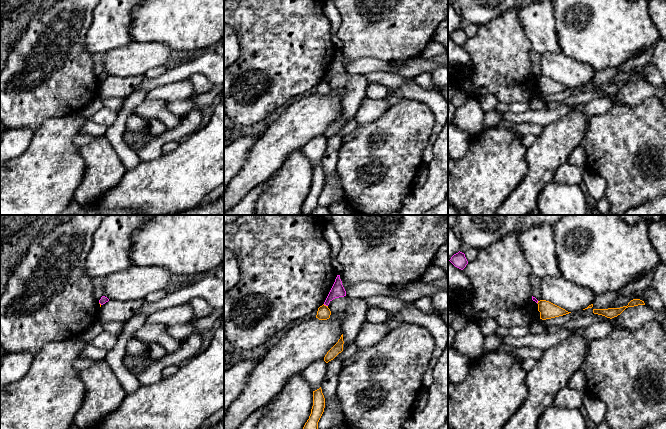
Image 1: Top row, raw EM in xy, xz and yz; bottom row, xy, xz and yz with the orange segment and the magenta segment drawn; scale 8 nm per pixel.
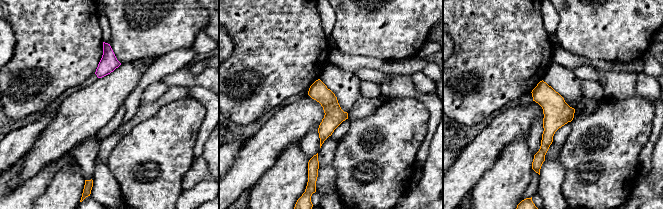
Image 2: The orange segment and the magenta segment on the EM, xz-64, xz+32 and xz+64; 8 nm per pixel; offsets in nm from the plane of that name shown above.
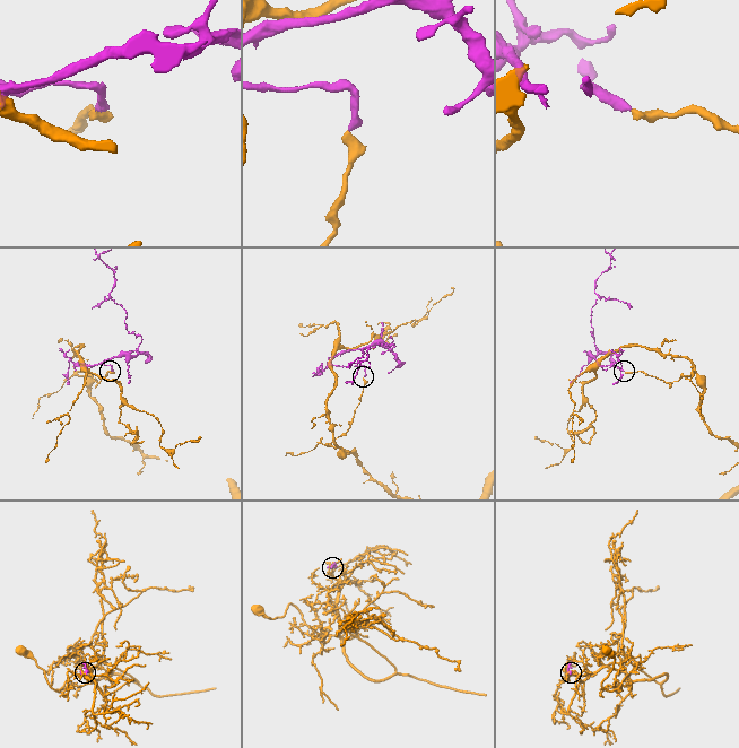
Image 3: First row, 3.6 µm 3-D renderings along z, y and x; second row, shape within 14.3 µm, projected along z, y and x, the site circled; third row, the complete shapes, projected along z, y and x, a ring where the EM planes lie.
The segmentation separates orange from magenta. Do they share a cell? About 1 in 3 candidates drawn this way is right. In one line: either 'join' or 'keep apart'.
keep apart

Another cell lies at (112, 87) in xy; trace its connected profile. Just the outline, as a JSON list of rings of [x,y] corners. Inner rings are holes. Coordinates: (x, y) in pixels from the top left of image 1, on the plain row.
[[[109,76],[101,81],[99,96],[102,99],[120,98],[126,99],[136,91],[138,85],[143,81],[144,76],[115,77]]]

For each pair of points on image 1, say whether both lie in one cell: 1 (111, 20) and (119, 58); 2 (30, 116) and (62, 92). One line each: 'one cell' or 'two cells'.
1: two cells
2: one cell

